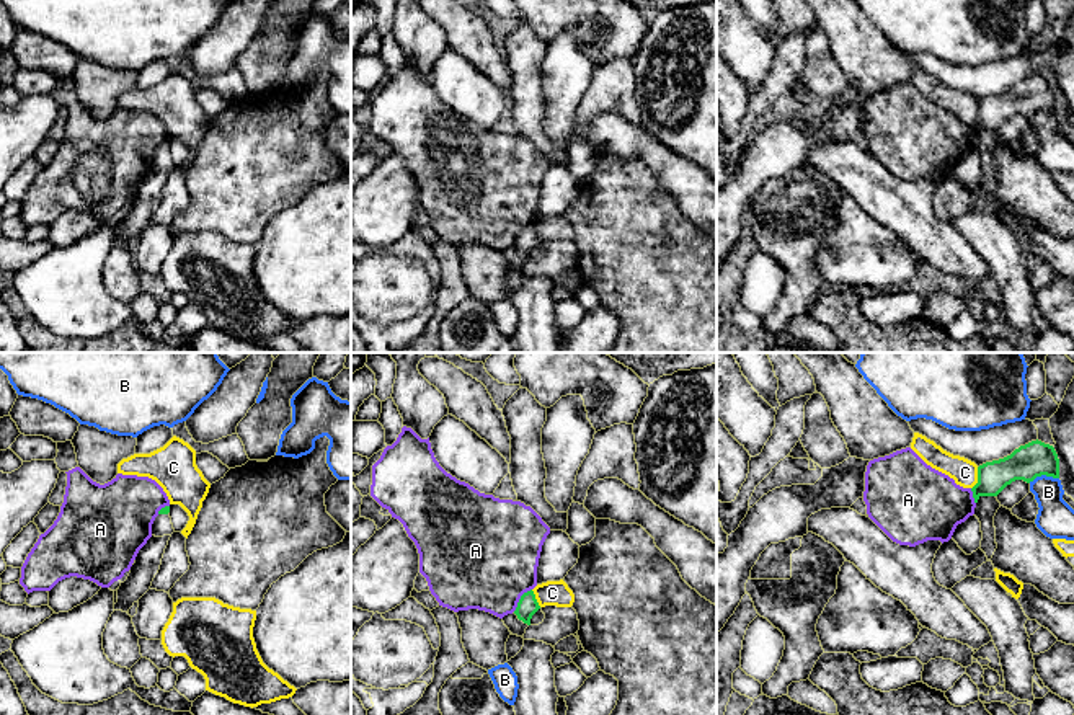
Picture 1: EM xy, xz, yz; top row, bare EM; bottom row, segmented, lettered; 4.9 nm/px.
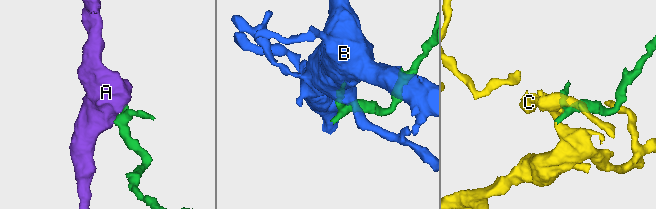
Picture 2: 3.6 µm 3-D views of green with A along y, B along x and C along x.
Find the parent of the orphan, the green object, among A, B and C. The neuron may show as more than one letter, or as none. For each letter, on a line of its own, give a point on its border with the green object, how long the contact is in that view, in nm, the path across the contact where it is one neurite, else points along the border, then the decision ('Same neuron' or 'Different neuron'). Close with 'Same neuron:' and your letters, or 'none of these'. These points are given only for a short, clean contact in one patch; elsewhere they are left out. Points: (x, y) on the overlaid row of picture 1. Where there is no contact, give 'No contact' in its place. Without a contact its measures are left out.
A: Touches green at xz (519, 599). Shared border 150 nm. Boundary: xz (531, 588), (521, 596), (513, 611). Different neuron
B: Touches green at yz (1043, 474). Shared border 150 nm. Boundary: yz (1058, 477), (1037, 475), (1029, 482). Different neuron
C: Touches green at yz (978, 479). Shared border 120 nm. Boundary: yz (978, 467), (978, 482), (971, 488). Different neuron
Same neuron: none of these

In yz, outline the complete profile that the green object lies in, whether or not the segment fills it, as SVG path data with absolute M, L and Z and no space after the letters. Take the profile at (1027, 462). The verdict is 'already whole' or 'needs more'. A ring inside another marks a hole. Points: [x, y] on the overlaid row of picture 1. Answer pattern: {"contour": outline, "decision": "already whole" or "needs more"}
{"contour": "M1036 439L978 467L978 483L971 488L974 503L981 496L997 496L1015 480L1030 483L1041 475L1059 478L1059 459L1053 446Z", "decision": "already whole"}

